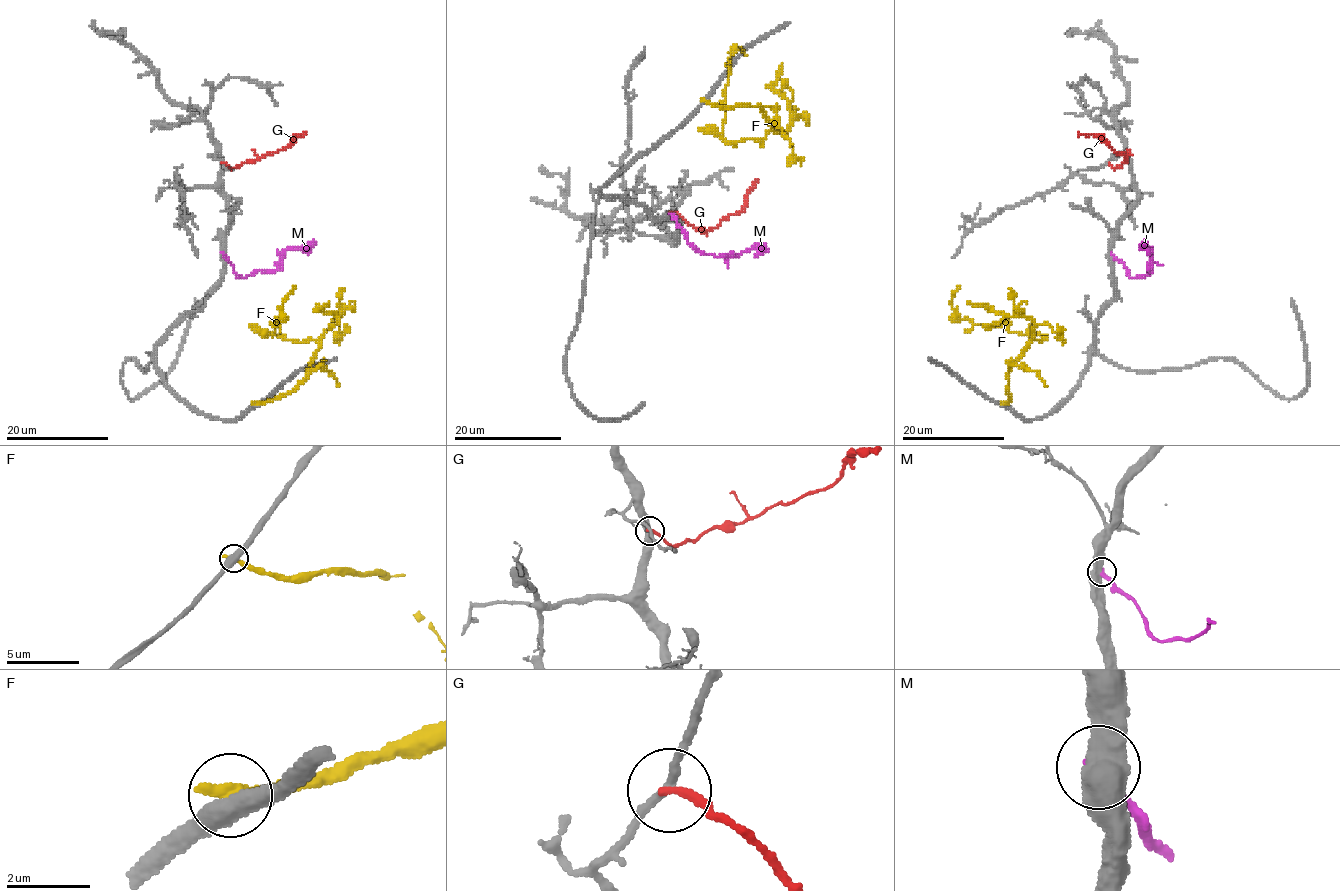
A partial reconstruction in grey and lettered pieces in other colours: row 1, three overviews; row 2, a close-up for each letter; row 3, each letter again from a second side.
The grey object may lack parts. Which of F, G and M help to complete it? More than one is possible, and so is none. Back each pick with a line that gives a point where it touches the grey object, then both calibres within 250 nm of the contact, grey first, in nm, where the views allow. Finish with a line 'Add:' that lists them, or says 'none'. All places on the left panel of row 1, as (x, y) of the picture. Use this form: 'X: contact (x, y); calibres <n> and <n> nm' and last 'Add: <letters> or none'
Add: none

